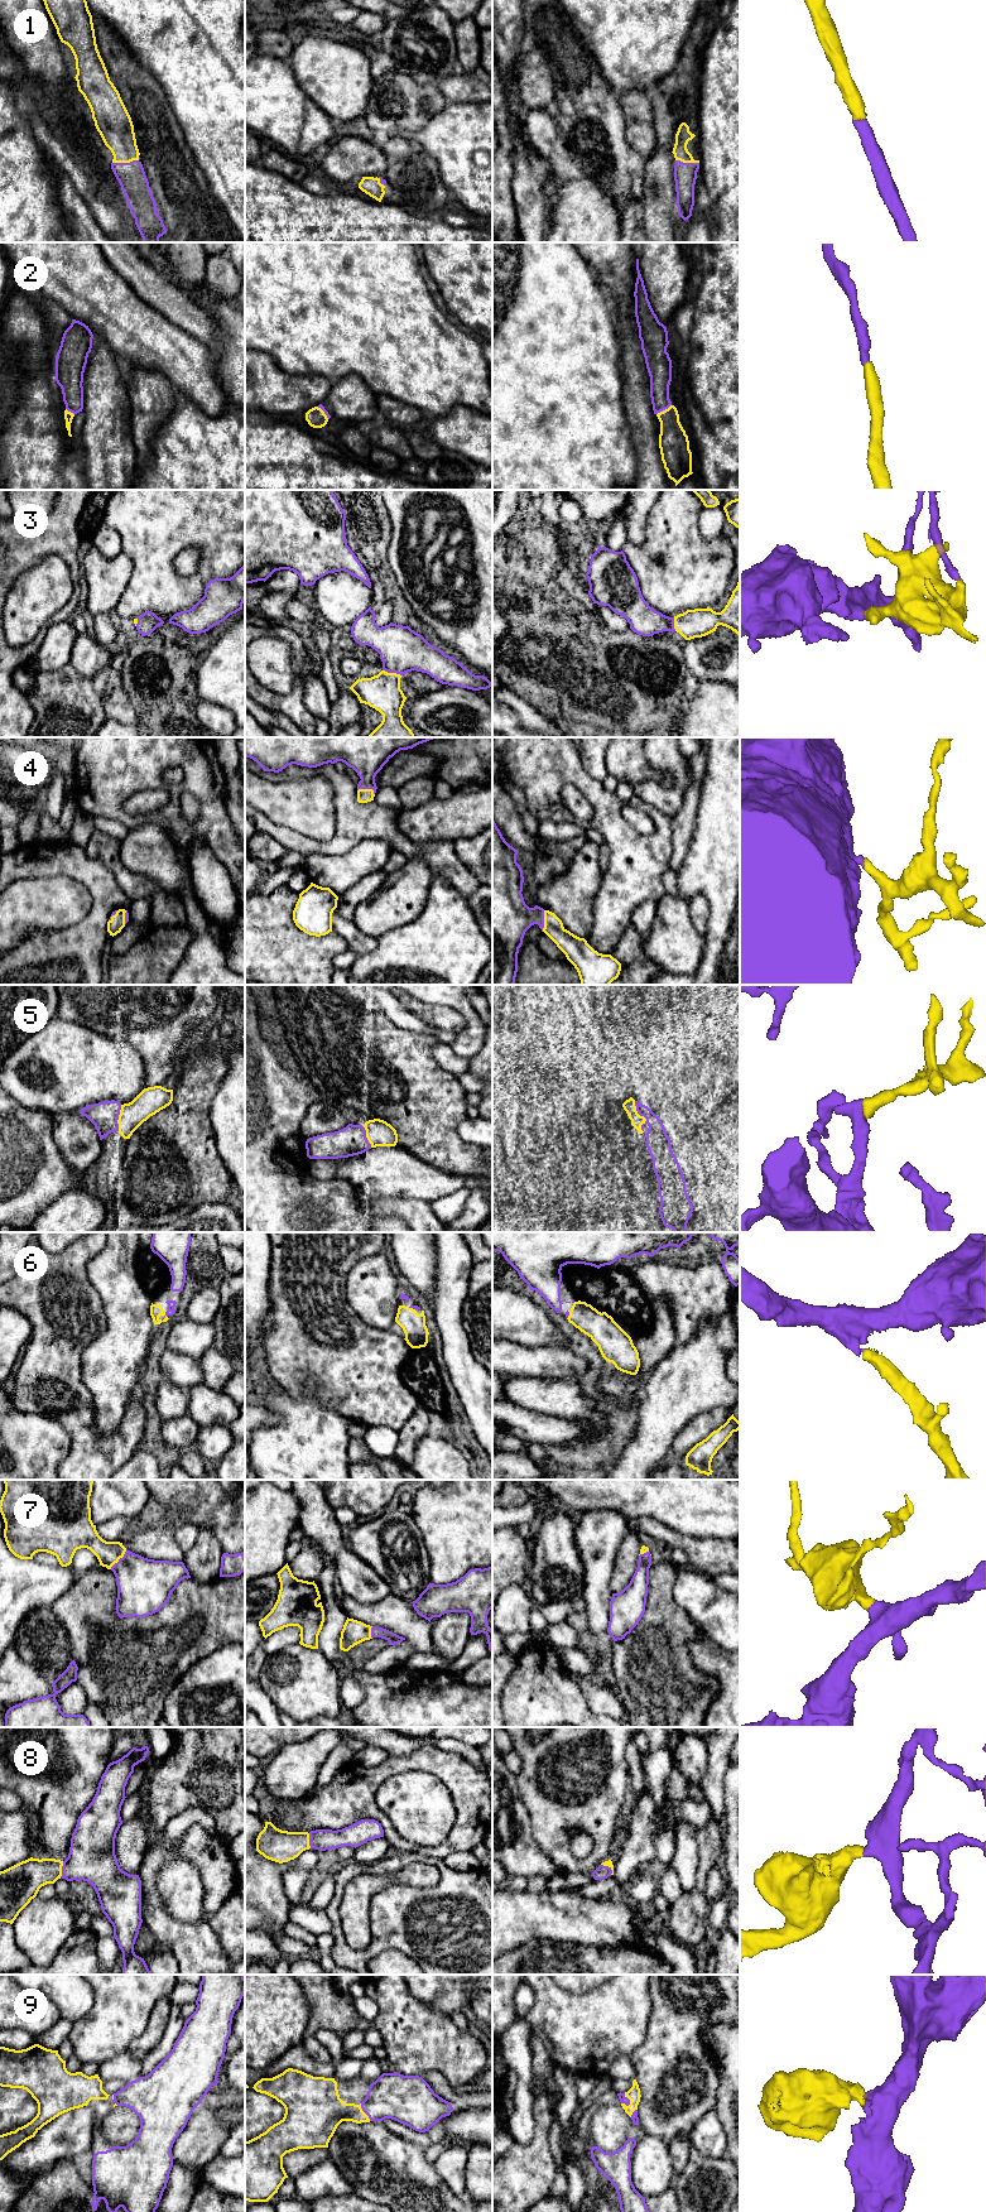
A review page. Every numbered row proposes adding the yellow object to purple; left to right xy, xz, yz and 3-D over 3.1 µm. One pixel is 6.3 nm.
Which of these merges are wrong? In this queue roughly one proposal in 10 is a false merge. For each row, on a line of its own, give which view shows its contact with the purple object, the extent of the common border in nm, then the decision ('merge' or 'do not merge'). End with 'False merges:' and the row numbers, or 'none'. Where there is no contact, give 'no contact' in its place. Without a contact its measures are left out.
1: meets purple in xy; contact 170 nm long; merge
2: meets purple in yz; contact 120 nm long; merge
3: meets purple in xz; contact 130 nm long; merge
4: meets purple in yz; contact 140 nm long; merge
5: meets purple in yz; contact 220 nm long; merge
6: meets purple in xy; contact 30 nm long; merge
7: meets purple in xy; contact 170 nm long; merge
8: meets purple in xy; contact 110 nm long; merge
9: meets purple in yz; contact 90 nm long; merge
False merges: none

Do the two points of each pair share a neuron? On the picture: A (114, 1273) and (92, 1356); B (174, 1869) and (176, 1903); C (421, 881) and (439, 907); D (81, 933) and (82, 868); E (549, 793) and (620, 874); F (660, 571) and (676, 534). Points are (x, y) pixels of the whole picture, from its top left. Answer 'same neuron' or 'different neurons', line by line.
A: same neuron
B: same neuron
C: different neurons
D: same neuron
E: same neuron
F: same neuron

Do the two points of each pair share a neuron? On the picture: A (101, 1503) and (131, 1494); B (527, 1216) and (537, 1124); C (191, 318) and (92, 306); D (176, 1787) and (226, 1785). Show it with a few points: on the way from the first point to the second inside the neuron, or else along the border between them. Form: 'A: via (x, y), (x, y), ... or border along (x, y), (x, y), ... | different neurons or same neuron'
A: via (109, 1499), (115, 1494), (124, 1494) | same neuron
B: border along (535, 1207), (553, 1218) | different neurons
C: via (167, 317), (162, 312), (116, 306) | same neuron
D: via (188, 1784), (213, 1784) | same neuron

